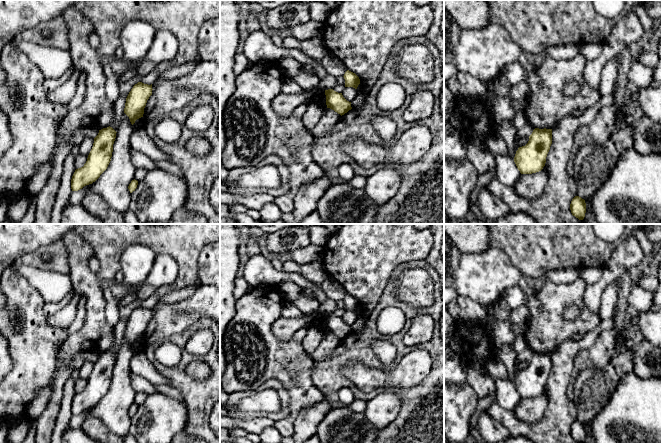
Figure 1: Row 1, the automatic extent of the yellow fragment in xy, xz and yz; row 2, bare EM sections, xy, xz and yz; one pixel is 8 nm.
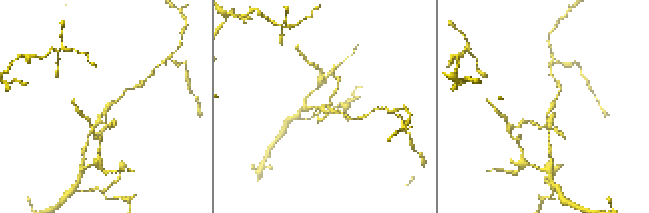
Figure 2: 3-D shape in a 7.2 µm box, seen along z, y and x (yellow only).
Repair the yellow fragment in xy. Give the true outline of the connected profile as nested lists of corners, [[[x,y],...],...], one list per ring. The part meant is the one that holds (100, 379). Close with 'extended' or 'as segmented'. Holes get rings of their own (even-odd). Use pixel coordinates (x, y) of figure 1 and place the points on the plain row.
[[[110,350],[99,354],[86,387],[83,391],[76,393],[72,400],[72,415],[78,415],[92,408],[107,393],[111,385],[116,357]]] | as segmented

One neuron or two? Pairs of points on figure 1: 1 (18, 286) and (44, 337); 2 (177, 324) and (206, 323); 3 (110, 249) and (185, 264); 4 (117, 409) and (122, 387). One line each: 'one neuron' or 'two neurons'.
1: one neuron
2: two neurons
3: one neuron
4: one neuron

